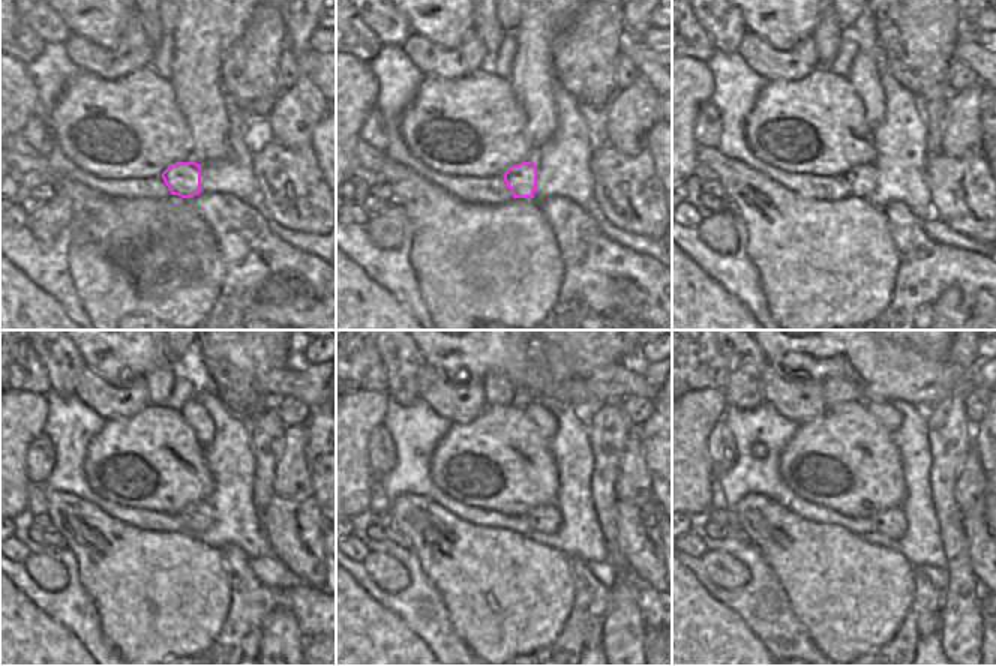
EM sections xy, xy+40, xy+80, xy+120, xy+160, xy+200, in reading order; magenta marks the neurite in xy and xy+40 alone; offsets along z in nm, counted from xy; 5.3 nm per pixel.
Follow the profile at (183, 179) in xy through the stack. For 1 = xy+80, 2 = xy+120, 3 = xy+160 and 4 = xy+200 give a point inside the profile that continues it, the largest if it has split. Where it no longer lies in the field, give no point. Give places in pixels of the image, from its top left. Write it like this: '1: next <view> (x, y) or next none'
1: next xy+80 (861, 179)
2: next xy+120 (198, 516)
3: next xy+160 (546, 519)
4: next xy+200 (891, 522)

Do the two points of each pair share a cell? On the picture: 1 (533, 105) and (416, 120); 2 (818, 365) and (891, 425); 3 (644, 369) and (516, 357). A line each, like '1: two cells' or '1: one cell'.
1: two cells
2: two cells
3: two cells

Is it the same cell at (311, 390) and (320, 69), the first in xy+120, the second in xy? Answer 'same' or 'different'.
same

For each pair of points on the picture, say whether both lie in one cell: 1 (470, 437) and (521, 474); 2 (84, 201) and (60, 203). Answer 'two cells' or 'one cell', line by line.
1: one cell
2: two cells

